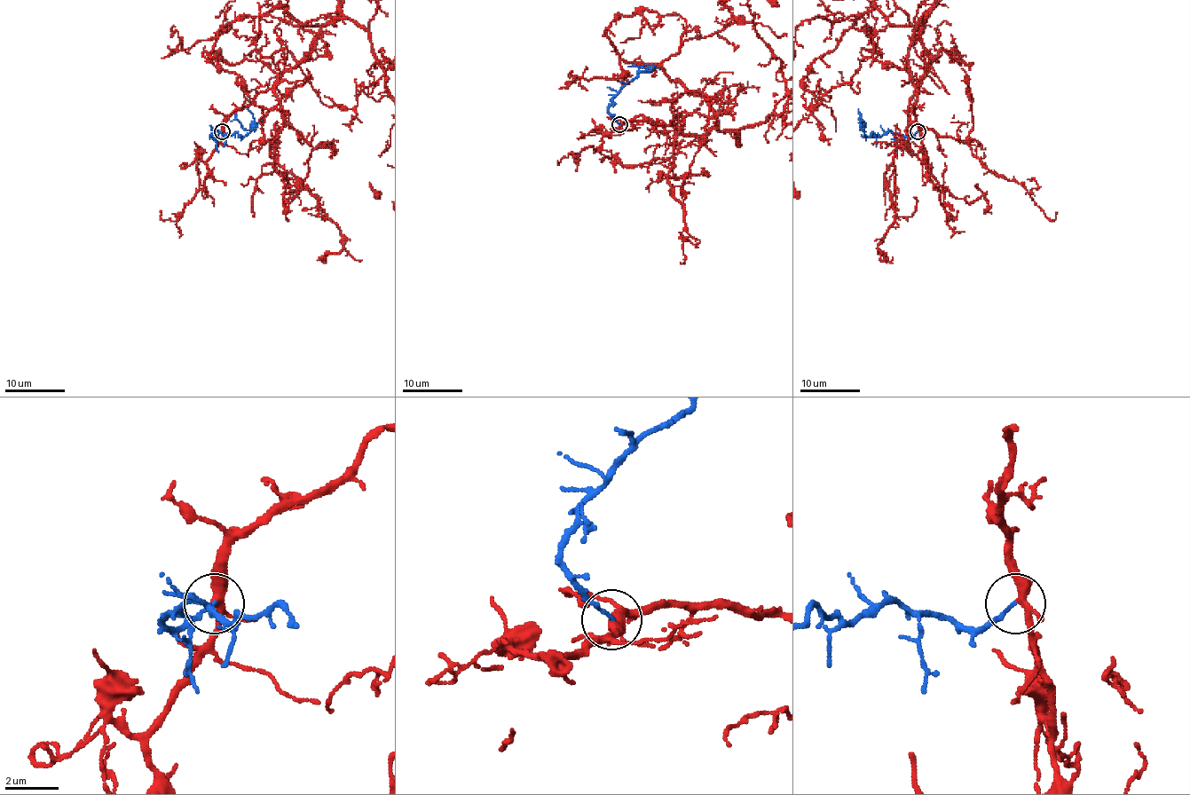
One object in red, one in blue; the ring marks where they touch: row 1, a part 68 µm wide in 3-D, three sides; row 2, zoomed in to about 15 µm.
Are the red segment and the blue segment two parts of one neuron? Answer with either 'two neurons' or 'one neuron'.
one neuron

